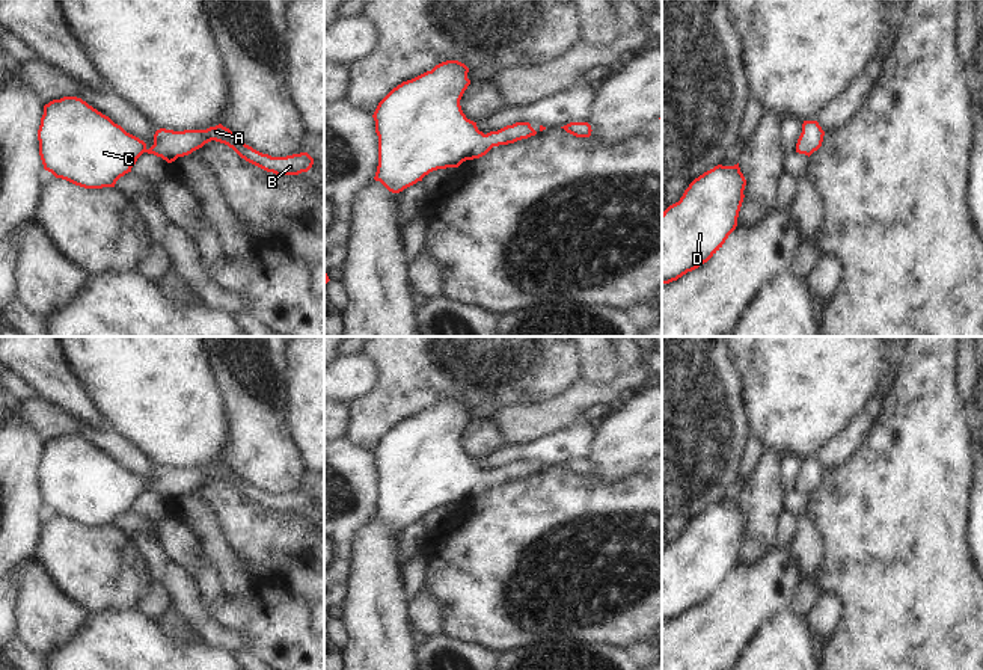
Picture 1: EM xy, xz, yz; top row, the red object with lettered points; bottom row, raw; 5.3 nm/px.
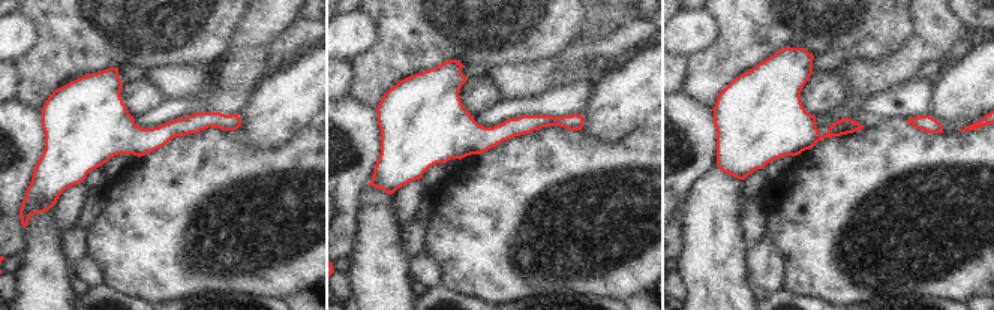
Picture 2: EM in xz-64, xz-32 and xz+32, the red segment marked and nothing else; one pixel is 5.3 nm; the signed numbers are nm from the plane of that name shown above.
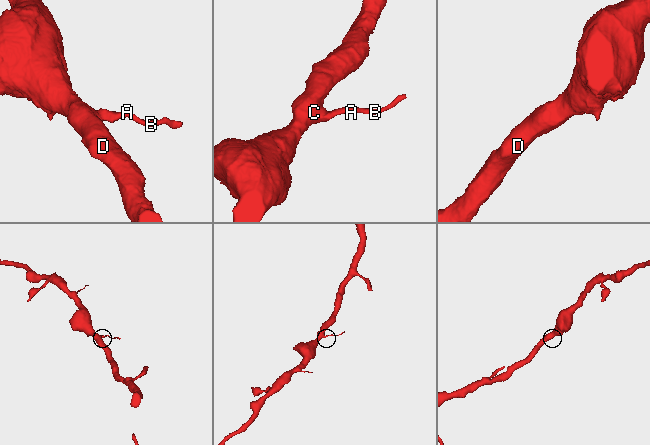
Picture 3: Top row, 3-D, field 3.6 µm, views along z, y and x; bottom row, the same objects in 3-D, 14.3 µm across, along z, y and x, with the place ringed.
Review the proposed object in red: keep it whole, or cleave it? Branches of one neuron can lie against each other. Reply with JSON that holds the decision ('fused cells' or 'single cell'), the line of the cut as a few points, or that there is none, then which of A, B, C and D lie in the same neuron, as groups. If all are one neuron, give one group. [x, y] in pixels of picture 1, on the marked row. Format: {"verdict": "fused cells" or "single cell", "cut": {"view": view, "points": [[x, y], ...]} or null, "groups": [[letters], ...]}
{"verdict": "single cell", "cut": null, "groups": [["A", "B", "C", "D"]]}

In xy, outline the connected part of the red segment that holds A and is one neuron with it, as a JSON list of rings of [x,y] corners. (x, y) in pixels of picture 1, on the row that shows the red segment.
[[[77,97],[44,106],[38,140],[44,169],[84,189],[115,187],[143,152],[172,163],[211,140],[228,145],[246,161],[276,175],[299,175],[314,164],[308,152],[286,157],[262,154],[222,124],[207,130],[160,128],[148,149],[143,140]]]

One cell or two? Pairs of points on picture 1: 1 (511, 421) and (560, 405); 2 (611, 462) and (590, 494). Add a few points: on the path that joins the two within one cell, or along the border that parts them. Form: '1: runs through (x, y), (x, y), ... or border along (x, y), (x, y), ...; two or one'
1: runs through (523, 421), (548, 417); one
2: border along (633, 474), (612, 483), (593, 480), (587, 476); two

